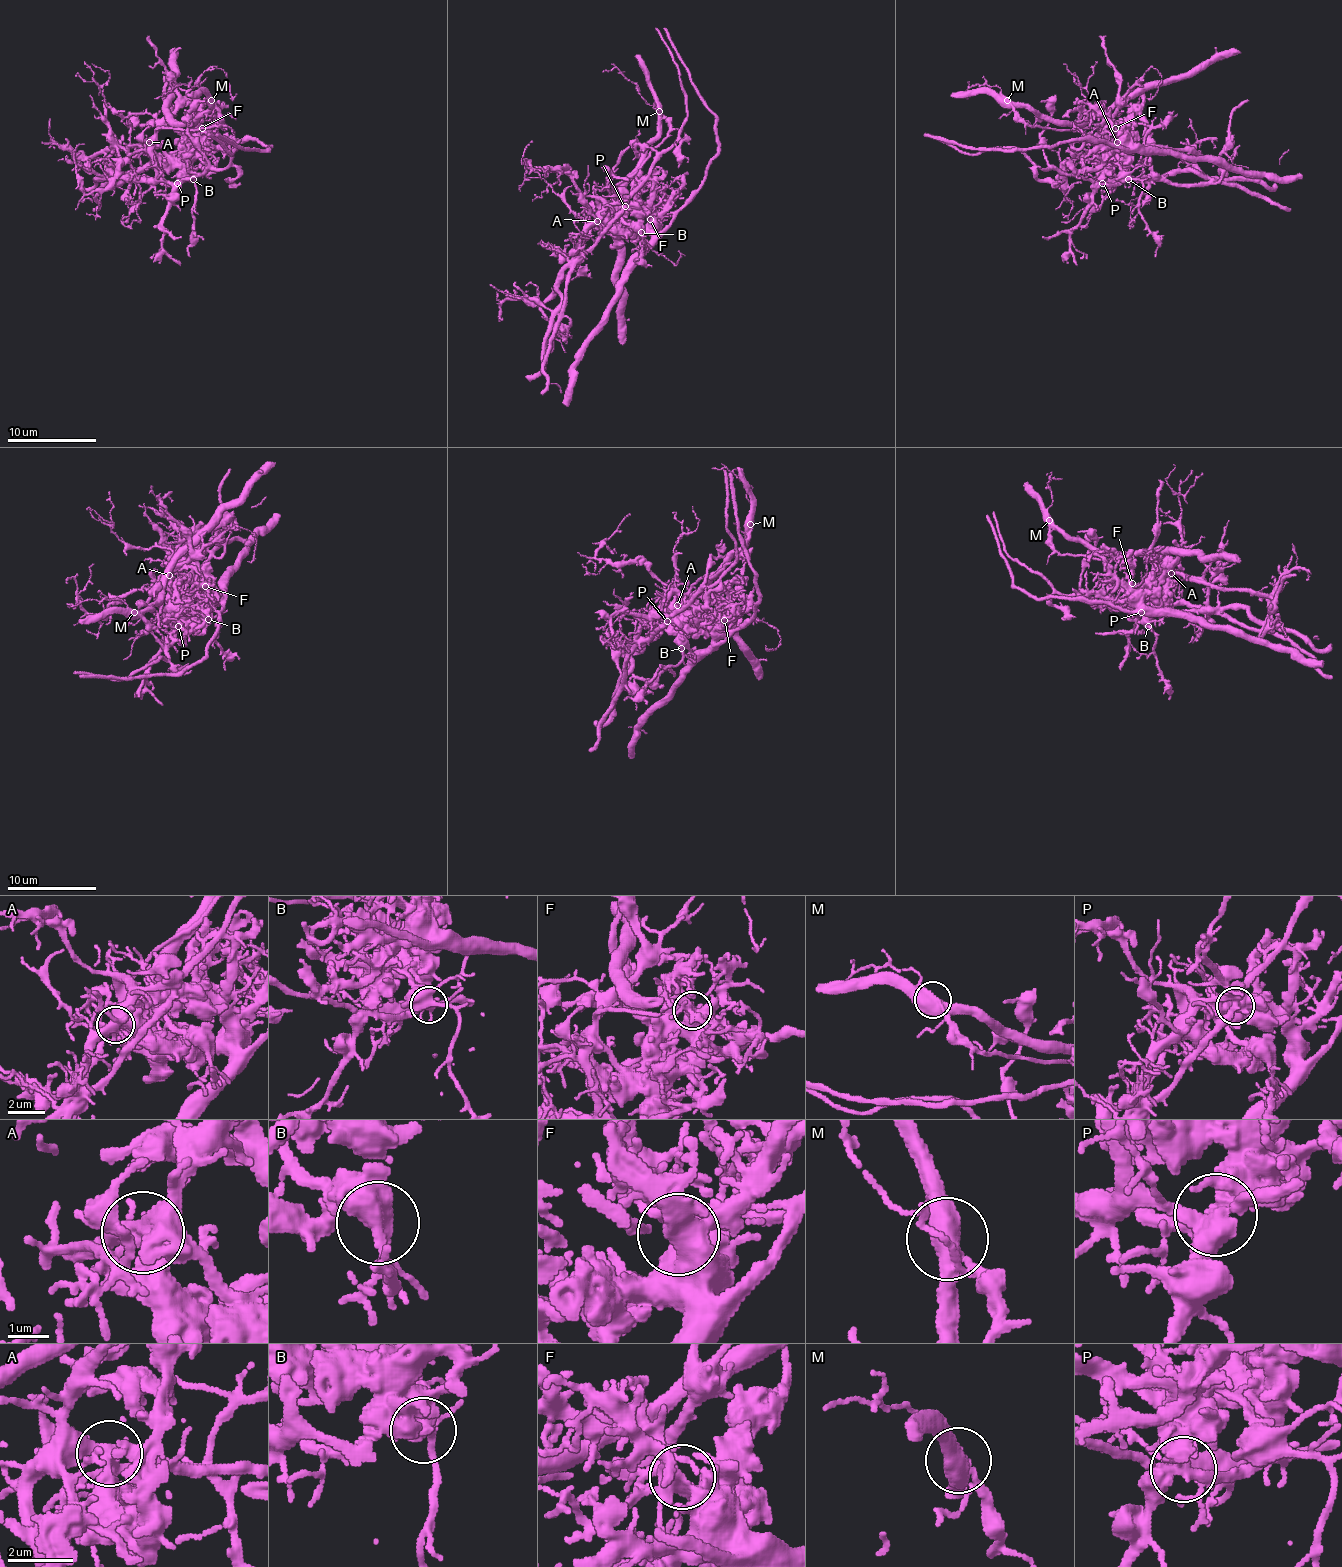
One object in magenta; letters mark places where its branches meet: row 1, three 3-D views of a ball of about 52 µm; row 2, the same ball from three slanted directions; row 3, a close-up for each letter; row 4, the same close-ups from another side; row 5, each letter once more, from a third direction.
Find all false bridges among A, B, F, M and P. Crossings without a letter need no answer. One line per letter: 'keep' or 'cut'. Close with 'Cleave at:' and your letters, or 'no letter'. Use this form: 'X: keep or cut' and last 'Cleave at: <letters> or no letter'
A: cut
B: keep
F: keep
M: cut
P: cut
Cleave at: A, M, P

